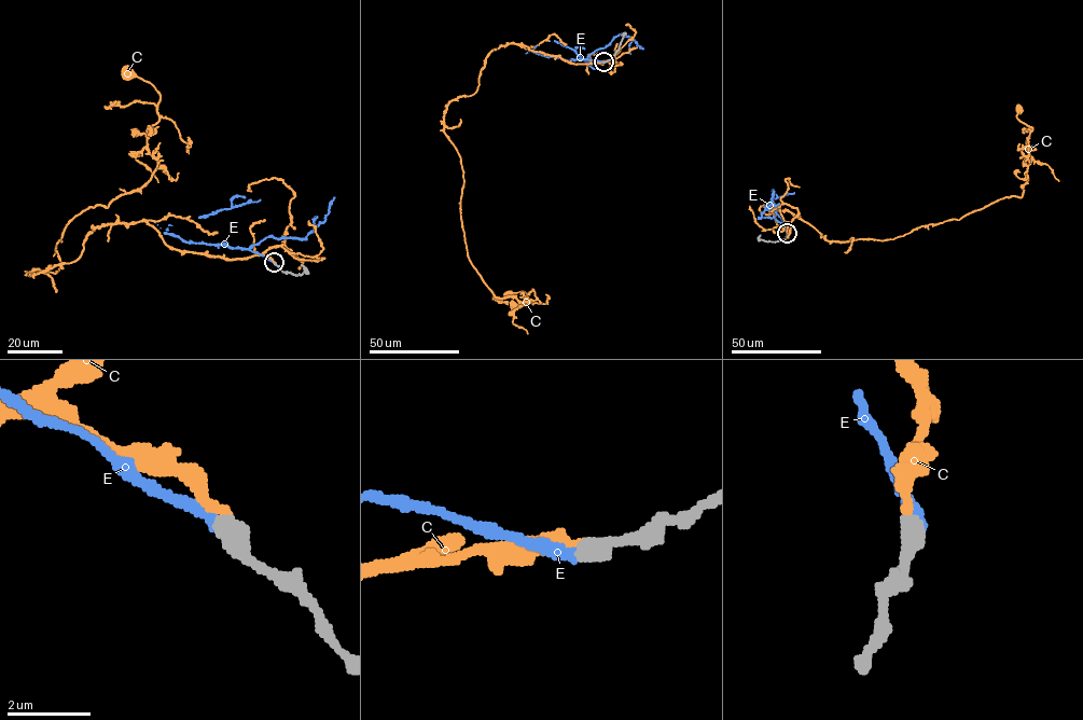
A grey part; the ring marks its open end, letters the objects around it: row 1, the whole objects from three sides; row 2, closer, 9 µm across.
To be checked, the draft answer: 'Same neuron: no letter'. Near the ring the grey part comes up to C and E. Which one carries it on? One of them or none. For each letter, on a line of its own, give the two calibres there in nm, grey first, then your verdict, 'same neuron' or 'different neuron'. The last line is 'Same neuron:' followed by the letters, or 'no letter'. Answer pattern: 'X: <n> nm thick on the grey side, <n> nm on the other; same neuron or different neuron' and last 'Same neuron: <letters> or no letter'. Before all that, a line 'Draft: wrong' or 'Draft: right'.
Draft: wrong
C: 500 nm thick on the grey side, 220 nm on the other; different neuron
E: 500 nm thick on the grey side, 220 nm on the other; same neuron
Same neuron: E

